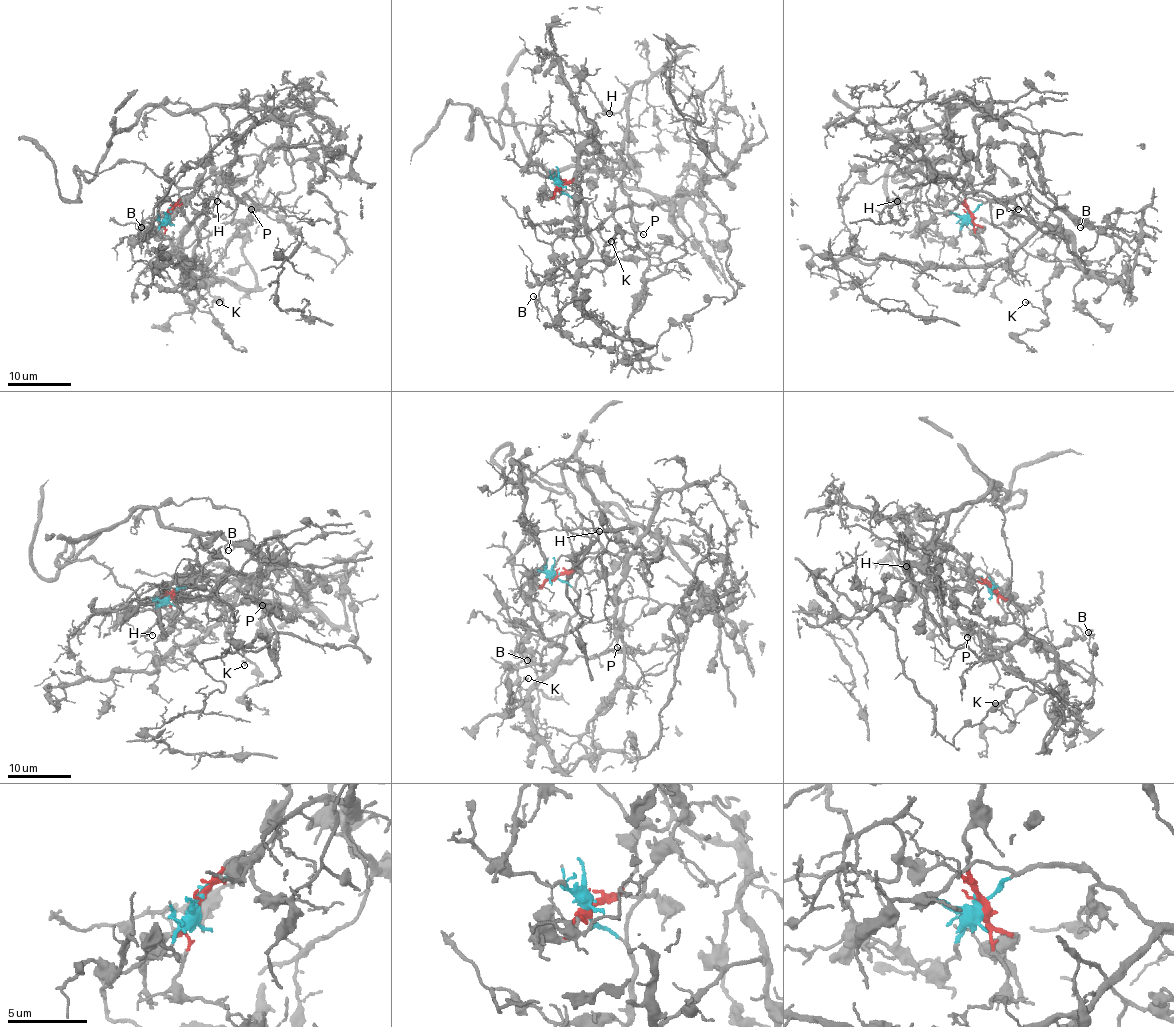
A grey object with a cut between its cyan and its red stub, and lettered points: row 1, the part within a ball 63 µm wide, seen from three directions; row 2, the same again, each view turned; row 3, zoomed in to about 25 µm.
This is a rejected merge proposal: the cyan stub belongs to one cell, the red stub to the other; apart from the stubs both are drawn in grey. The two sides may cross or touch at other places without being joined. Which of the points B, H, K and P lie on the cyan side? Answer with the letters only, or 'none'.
B, K

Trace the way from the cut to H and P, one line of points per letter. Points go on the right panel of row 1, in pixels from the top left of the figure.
H: (970, 215), (969, 208), (956, 199), (943, 199), (934, 183), (926, 183), (918, 199), (902, 212), (897, 200)
P: (970, 215), (956, 199), (939, 194), (935, 183), (943, 173), (1018, 208)

